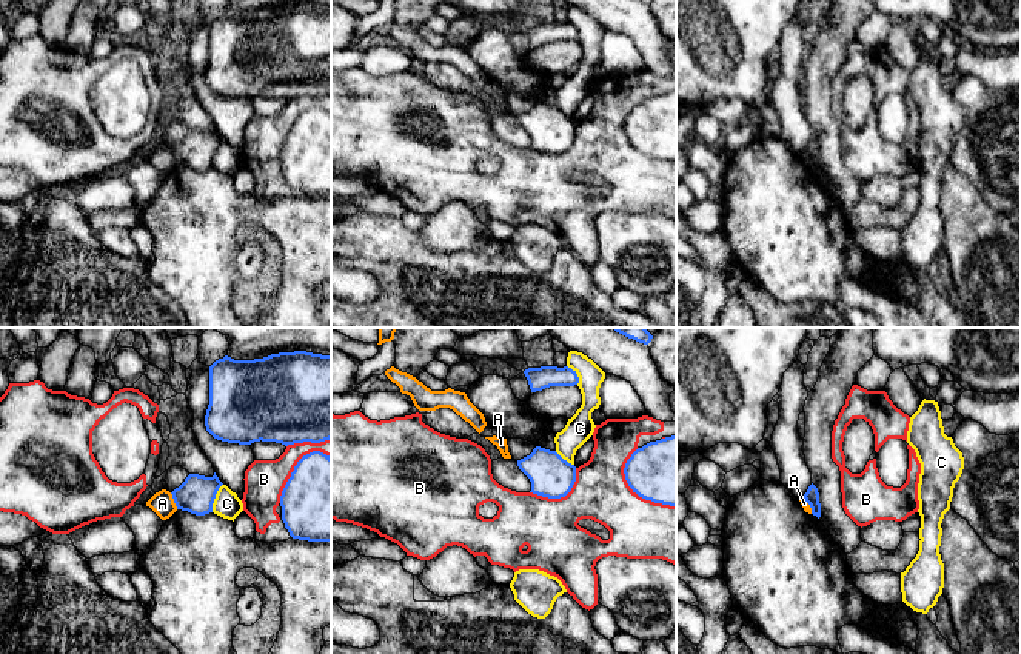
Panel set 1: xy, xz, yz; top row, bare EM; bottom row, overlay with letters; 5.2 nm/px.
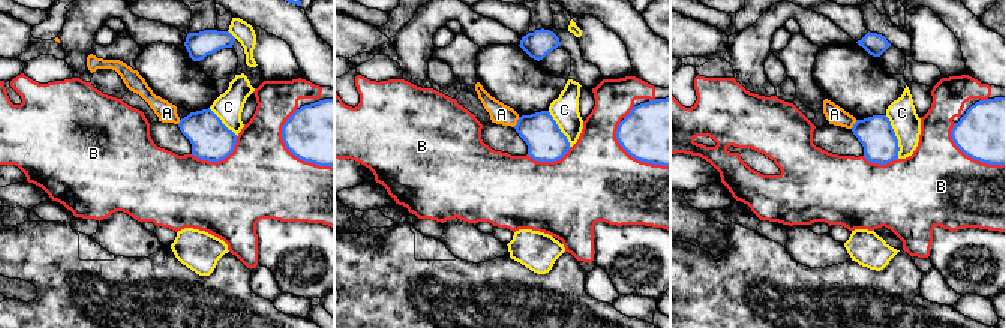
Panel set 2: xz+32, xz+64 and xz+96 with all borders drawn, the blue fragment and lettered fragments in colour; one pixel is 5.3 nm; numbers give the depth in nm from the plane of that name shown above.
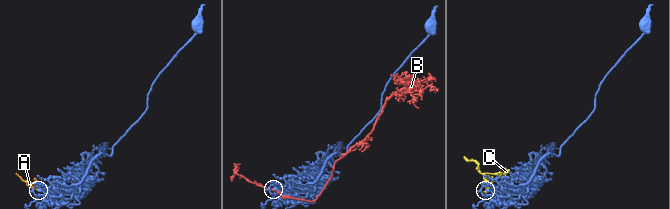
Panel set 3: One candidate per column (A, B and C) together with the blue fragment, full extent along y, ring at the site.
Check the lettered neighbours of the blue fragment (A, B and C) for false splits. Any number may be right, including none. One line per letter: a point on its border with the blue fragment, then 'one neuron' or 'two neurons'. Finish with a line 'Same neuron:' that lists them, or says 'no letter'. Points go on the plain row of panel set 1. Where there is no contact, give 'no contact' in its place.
A: meets blue in xy at (174, 156); two neurons
B: meets blue in xz at (633, 145); two neurons
C: meets blue in xy at (214, 153); two neurons
Same neuron: no letter

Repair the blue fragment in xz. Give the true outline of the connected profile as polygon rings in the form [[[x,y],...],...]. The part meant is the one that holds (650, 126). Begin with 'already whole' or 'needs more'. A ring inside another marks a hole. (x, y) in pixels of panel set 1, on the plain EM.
already whole; [[[676,91],[638,103],[627,115],[624,129],[639,152],[676,162]]]

